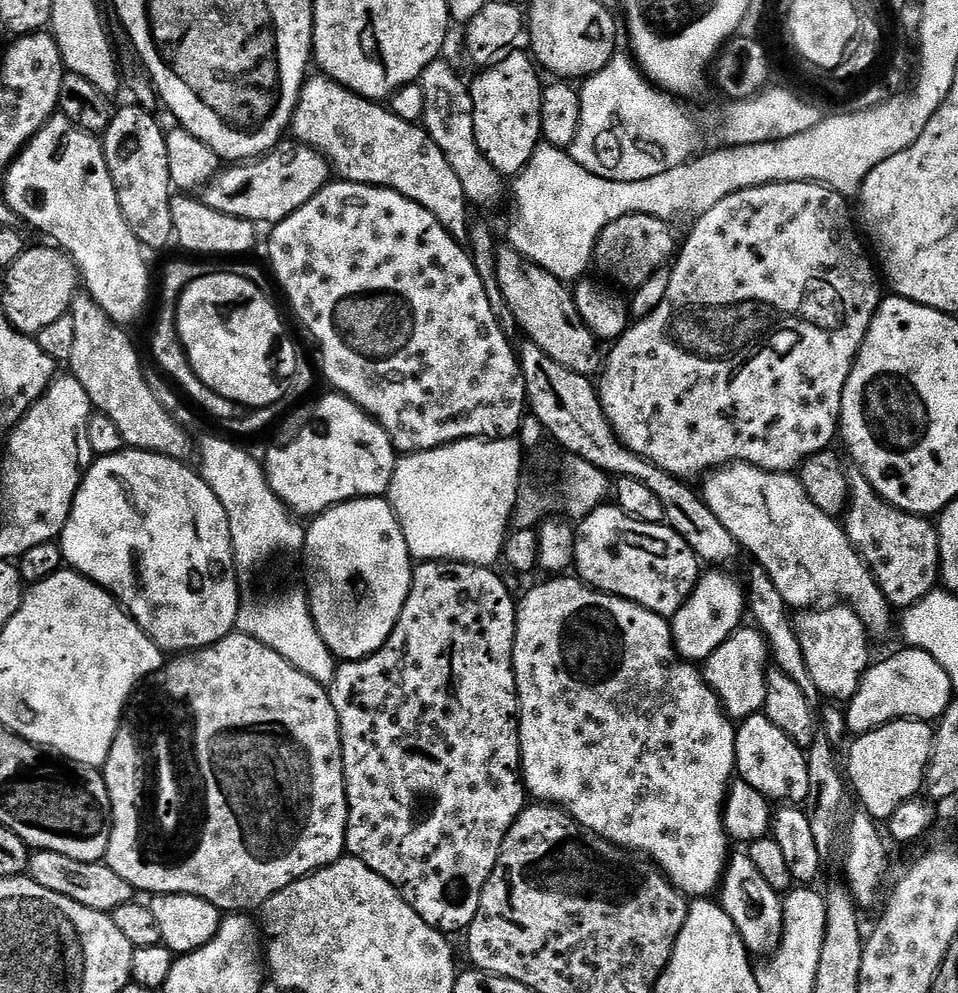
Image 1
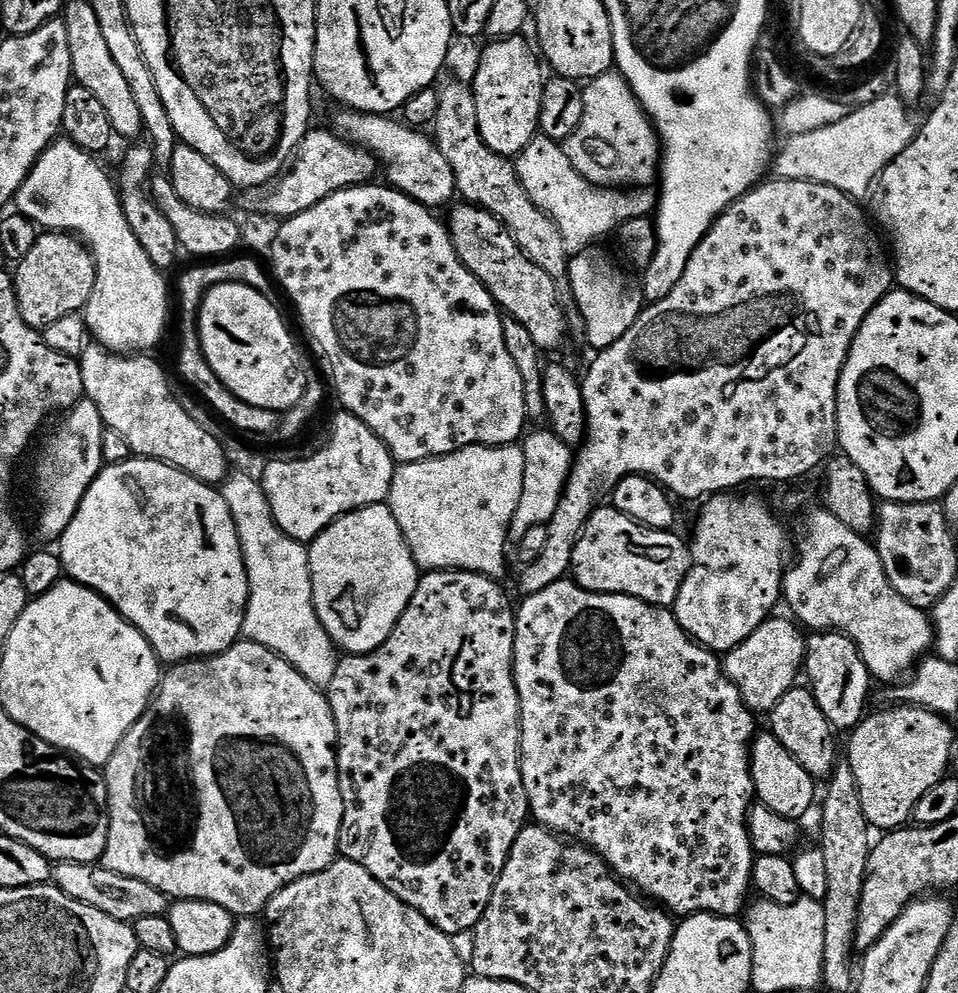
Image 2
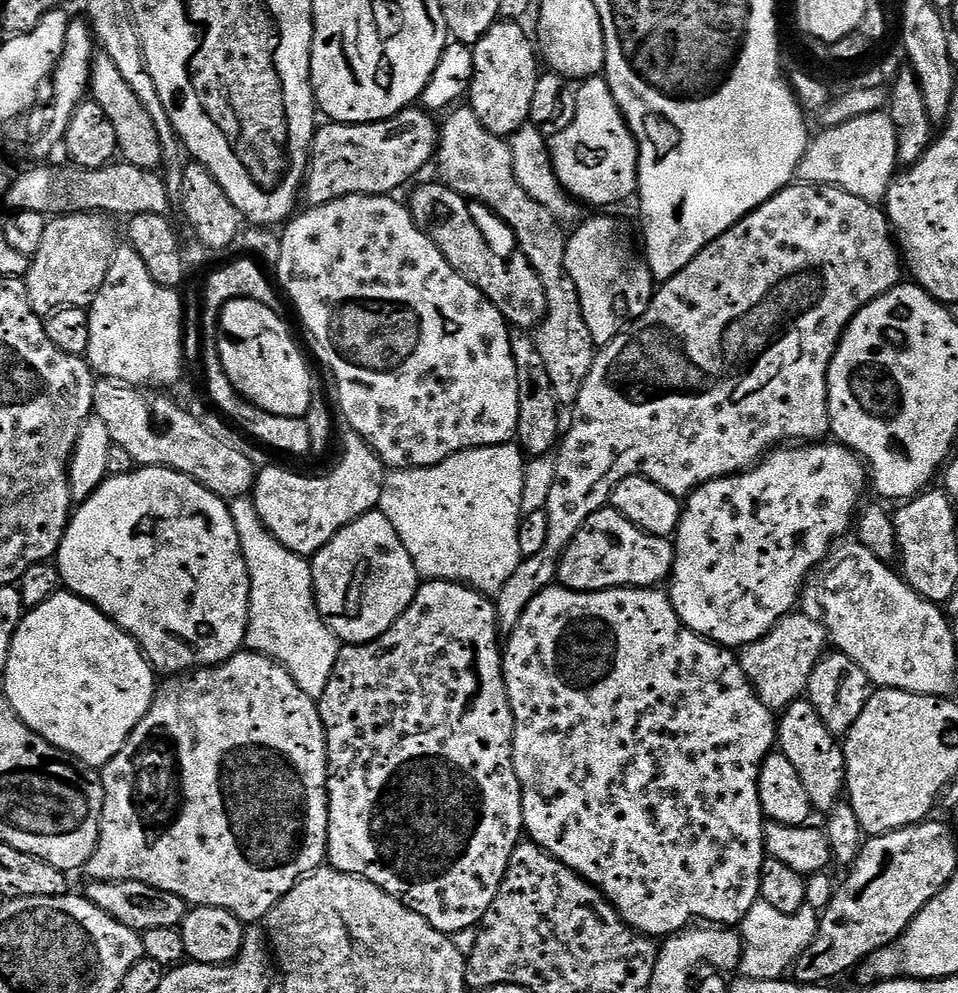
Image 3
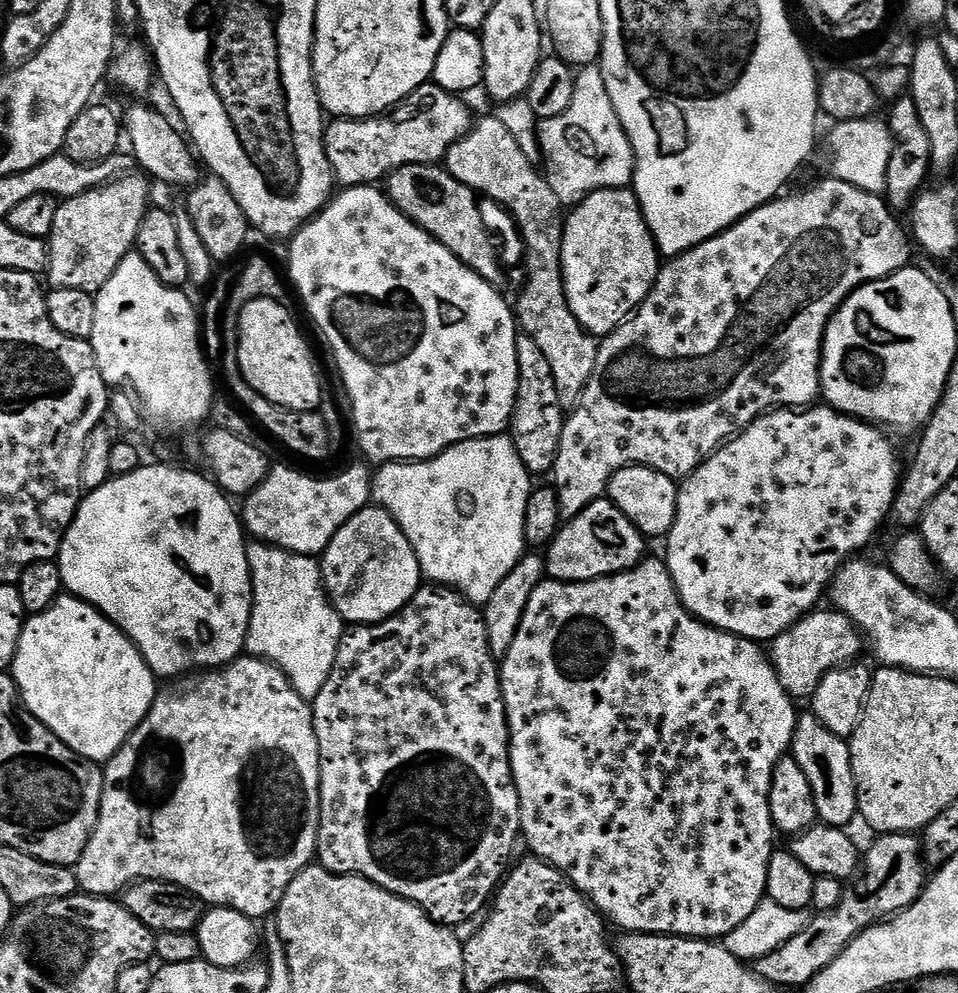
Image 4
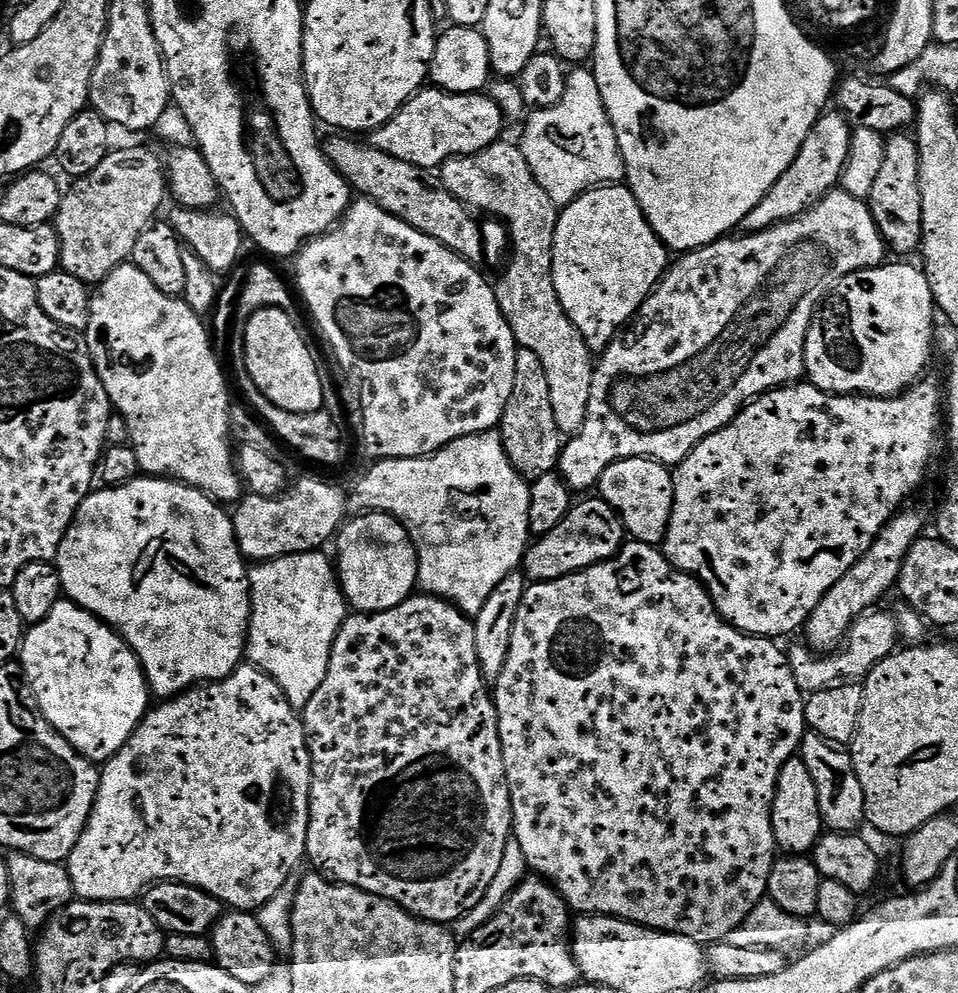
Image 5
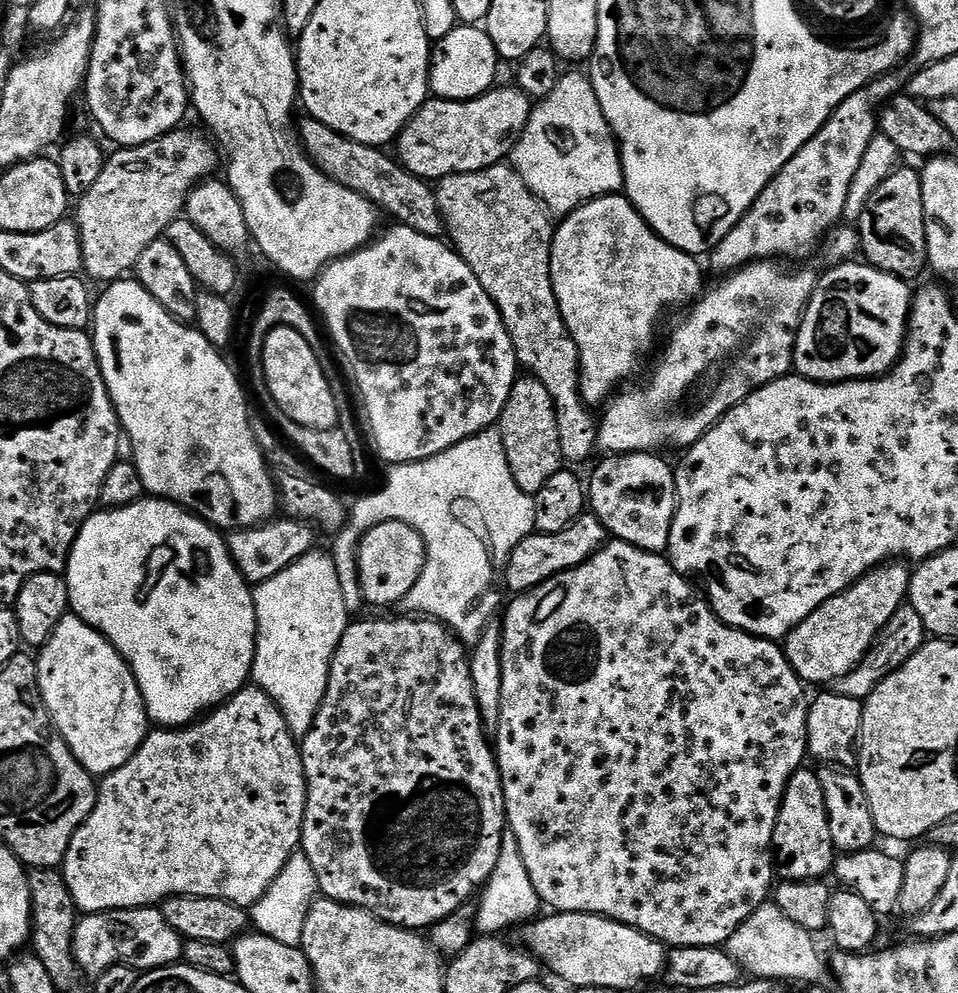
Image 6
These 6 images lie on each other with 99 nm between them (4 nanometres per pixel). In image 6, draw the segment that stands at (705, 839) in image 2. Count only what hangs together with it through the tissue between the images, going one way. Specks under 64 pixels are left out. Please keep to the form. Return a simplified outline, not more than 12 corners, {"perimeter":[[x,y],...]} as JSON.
{"perimeter":[[609,539],[502,612],[549,909],[727,945],[806,685]]}

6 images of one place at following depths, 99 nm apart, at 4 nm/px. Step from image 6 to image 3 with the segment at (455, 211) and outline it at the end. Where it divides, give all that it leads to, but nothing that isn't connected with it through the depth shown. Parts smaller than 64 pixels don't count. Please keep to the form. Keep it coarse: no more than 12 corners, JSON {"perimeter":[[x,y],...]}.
{"perimeter":[[453,107],[439,179],[512,227],[542,278],[534,332],[557,401],[575,405],[598,346],[564,268],[561,221],[514,178],[509,141]]}

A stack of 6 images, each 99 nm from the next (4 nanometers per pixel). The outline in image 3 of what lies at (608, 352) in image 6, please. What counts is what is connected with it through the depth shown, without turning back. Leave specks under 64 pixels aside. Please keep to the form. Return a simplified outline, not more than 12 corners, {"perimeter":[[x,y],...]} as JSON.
{"perimeter":[[623,222],[567,237],[580,319],[603,346],[646,314],[654,277]]}

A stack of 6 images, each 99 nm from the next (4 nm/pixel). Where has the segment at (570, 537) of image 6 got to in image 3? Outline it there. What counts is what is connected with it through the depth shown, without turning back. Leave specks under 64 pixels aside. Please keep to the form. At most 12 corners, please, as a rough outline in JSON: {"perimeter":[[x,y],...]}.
{"perimeter":[[605,506],[560,559],[575,592],[655,588],[671,577],[671,539]]}

